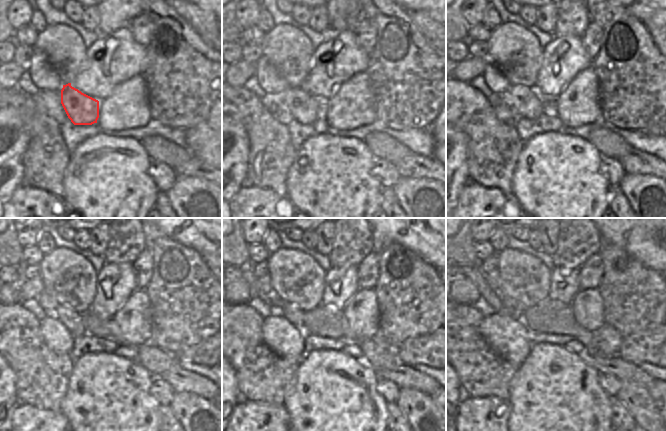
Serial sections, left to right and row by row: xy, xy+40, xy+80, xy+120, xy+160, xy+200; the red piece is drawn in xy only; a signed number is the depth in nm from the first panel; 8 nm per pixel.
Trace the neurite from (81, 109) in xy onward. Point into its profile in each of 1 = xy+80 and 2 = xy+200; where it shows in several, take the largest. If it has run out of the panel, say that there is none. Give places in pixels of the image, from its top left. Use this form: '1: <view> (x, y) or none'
1: xy+80 (527, 103)
2: xy+200 (518, 315)

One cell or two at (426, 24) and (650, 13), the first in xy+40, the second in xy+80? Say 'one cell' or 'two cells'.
two cells

